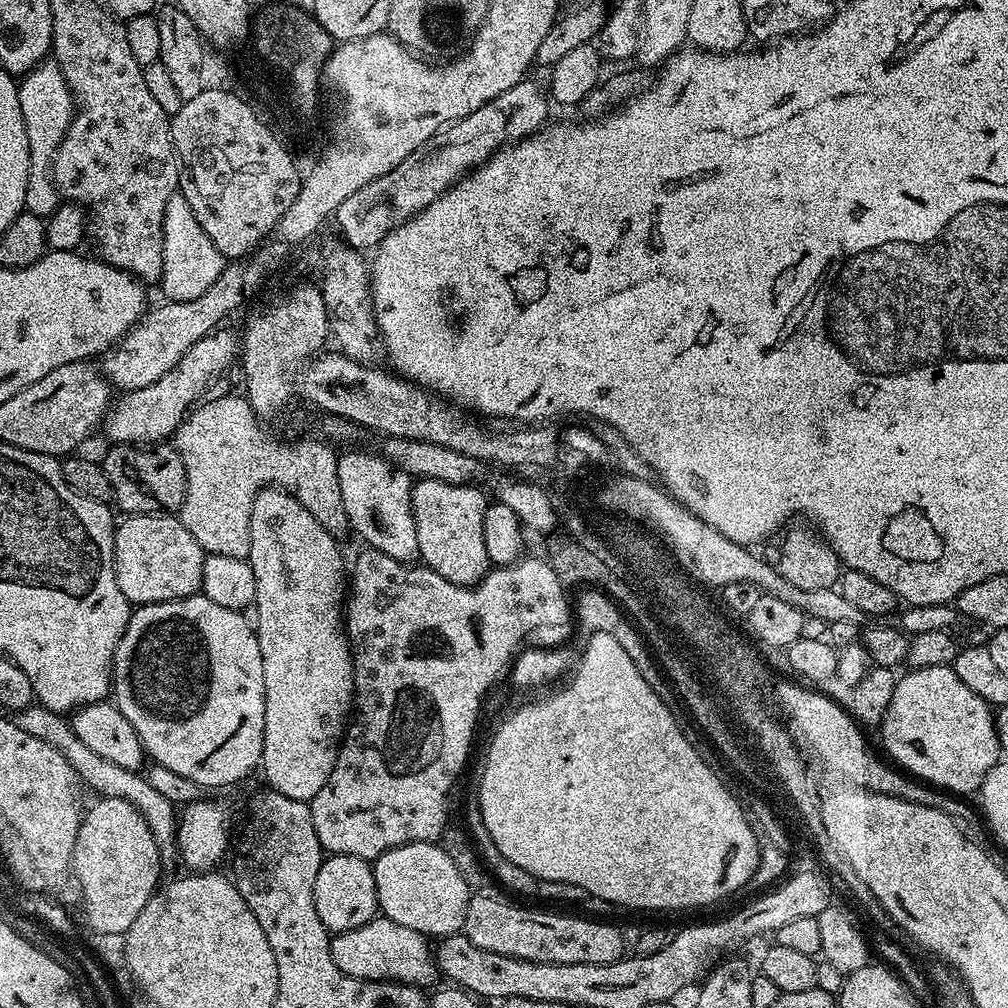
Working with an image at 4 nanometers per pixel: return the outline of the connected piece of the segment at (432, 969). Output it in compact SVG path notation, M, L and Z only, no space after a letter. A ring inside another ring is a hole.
M377 915L354 930L335 933L331 937L334 966L350 978L359 980L394 980L398 984L425 986L438 969L429 941L410 926L398 926L389 916Z

